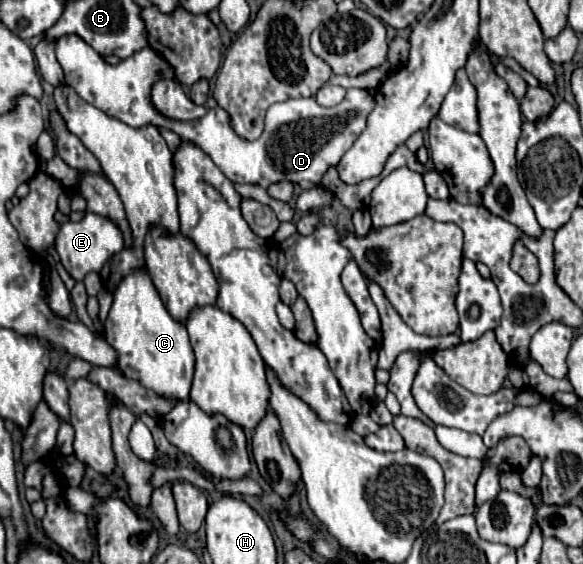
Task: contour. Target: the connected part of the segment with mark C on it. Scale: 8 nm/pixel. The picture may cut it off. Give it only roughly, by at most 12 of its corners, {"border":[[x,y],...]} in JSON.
{"border":[[143,266],[105,320],[125,378],[187,400],[195,356]]}

